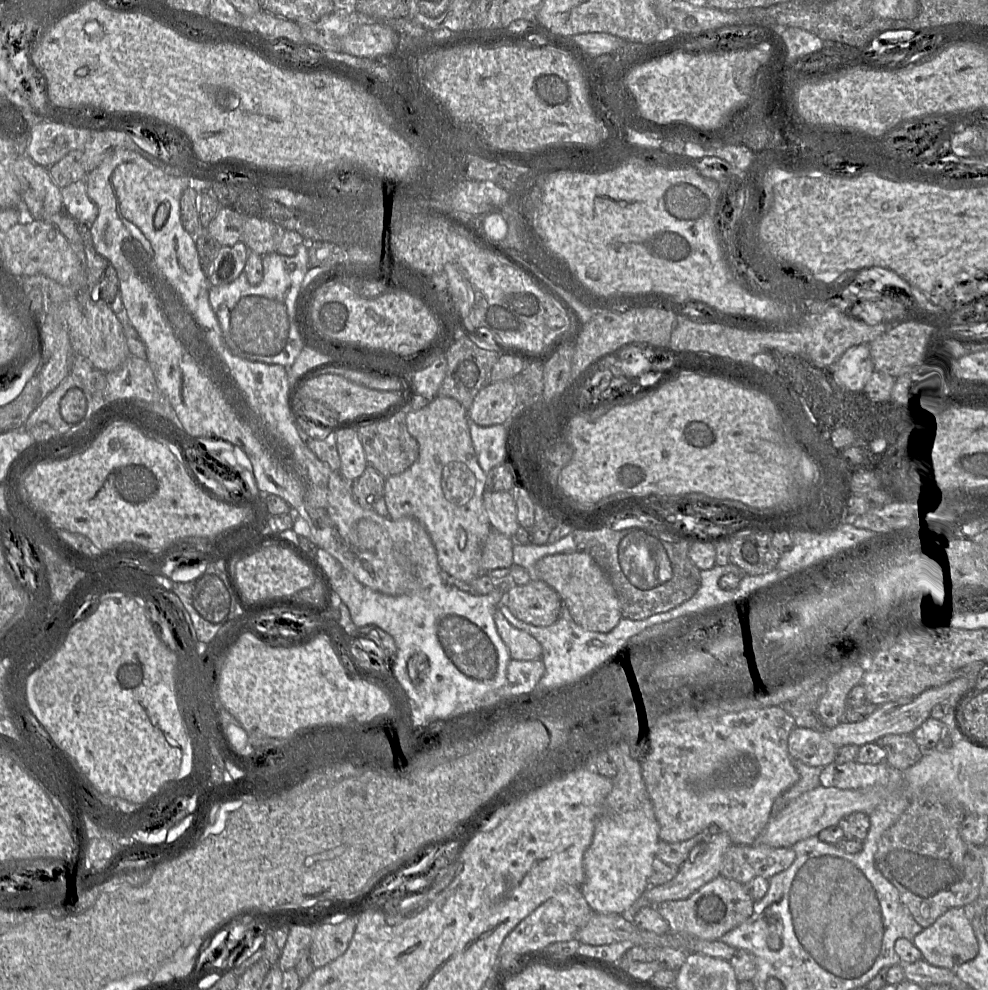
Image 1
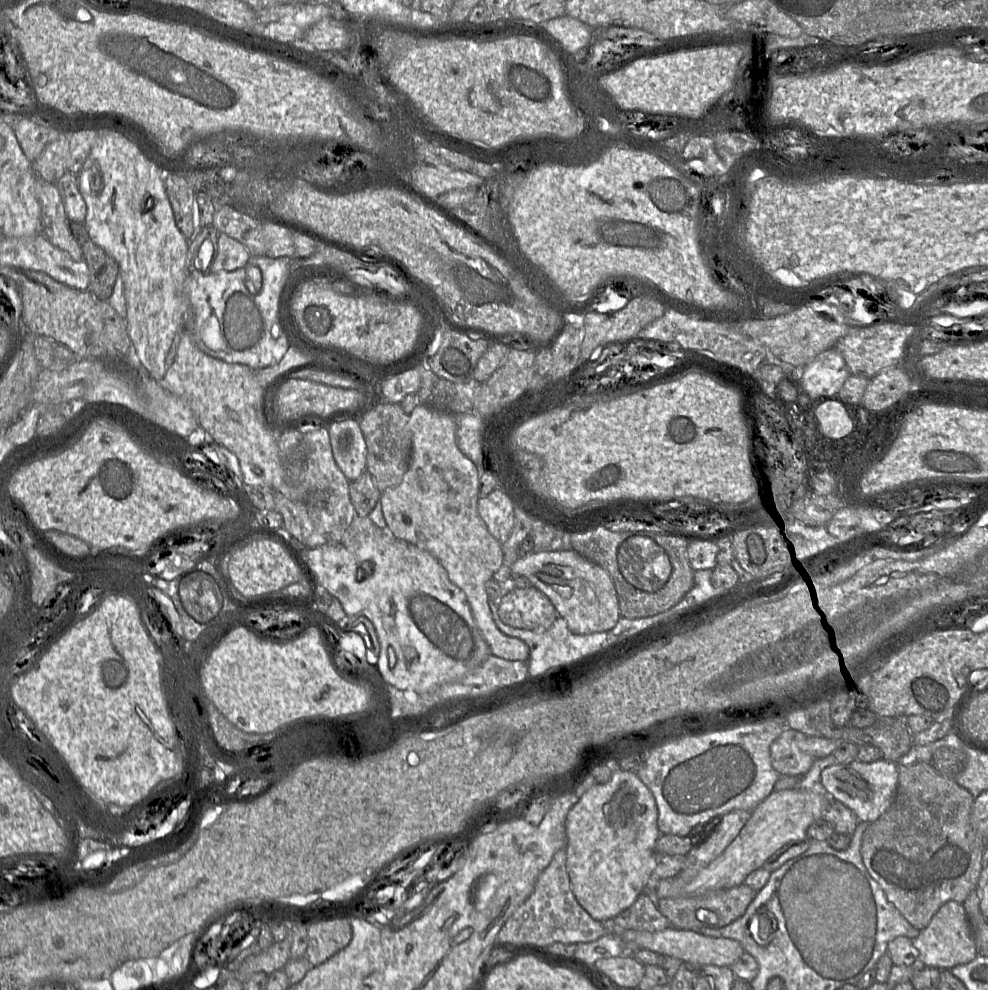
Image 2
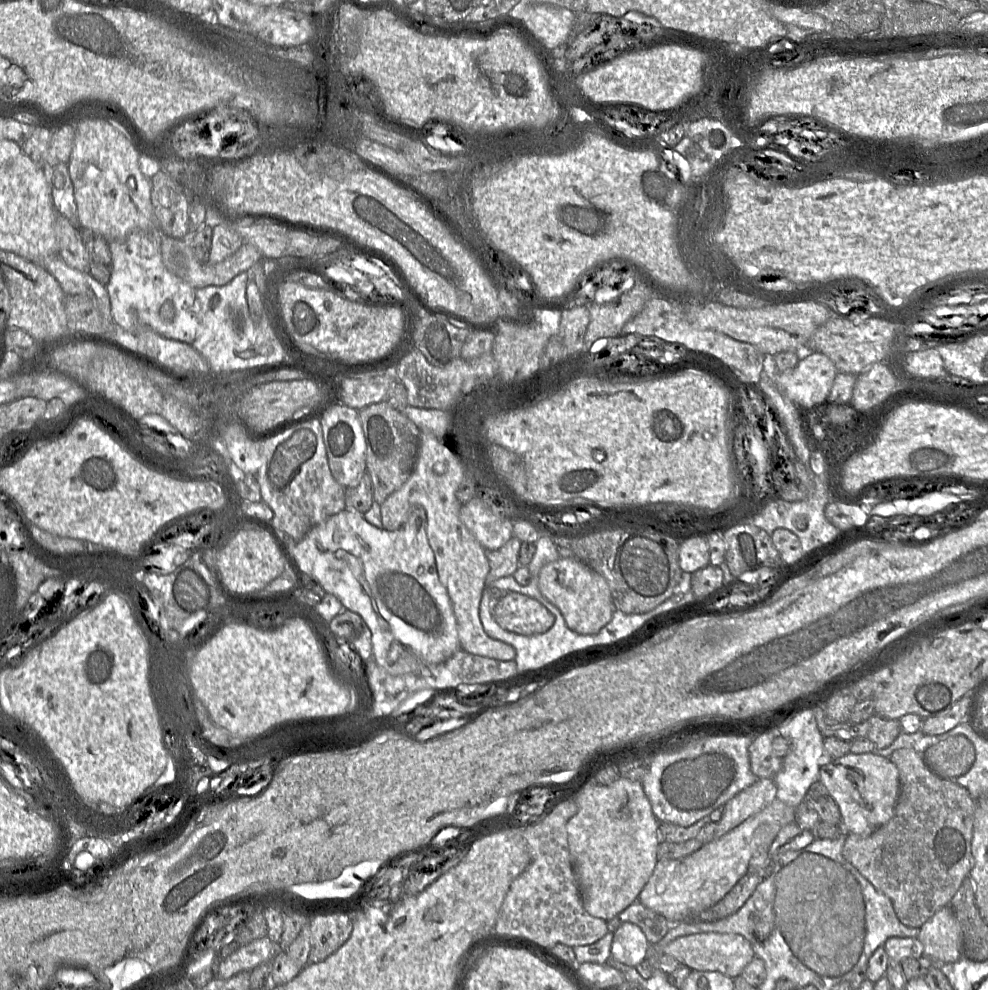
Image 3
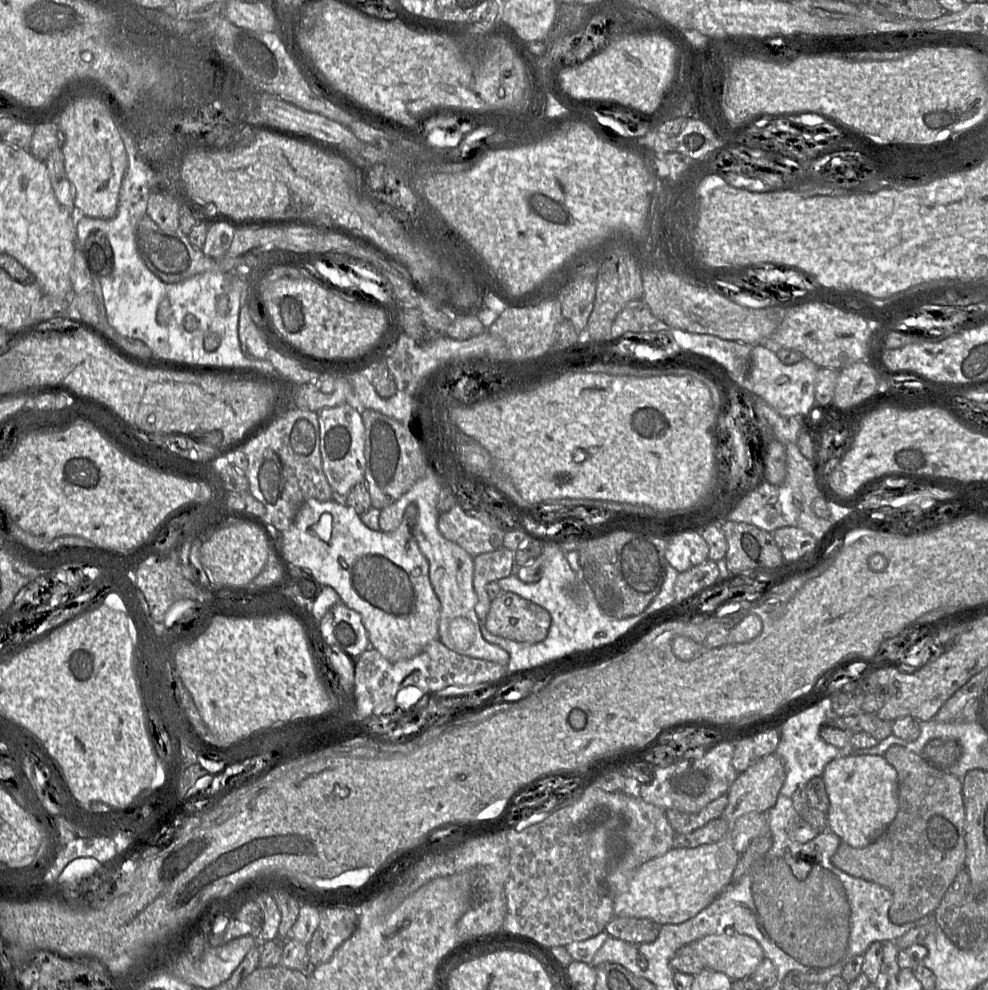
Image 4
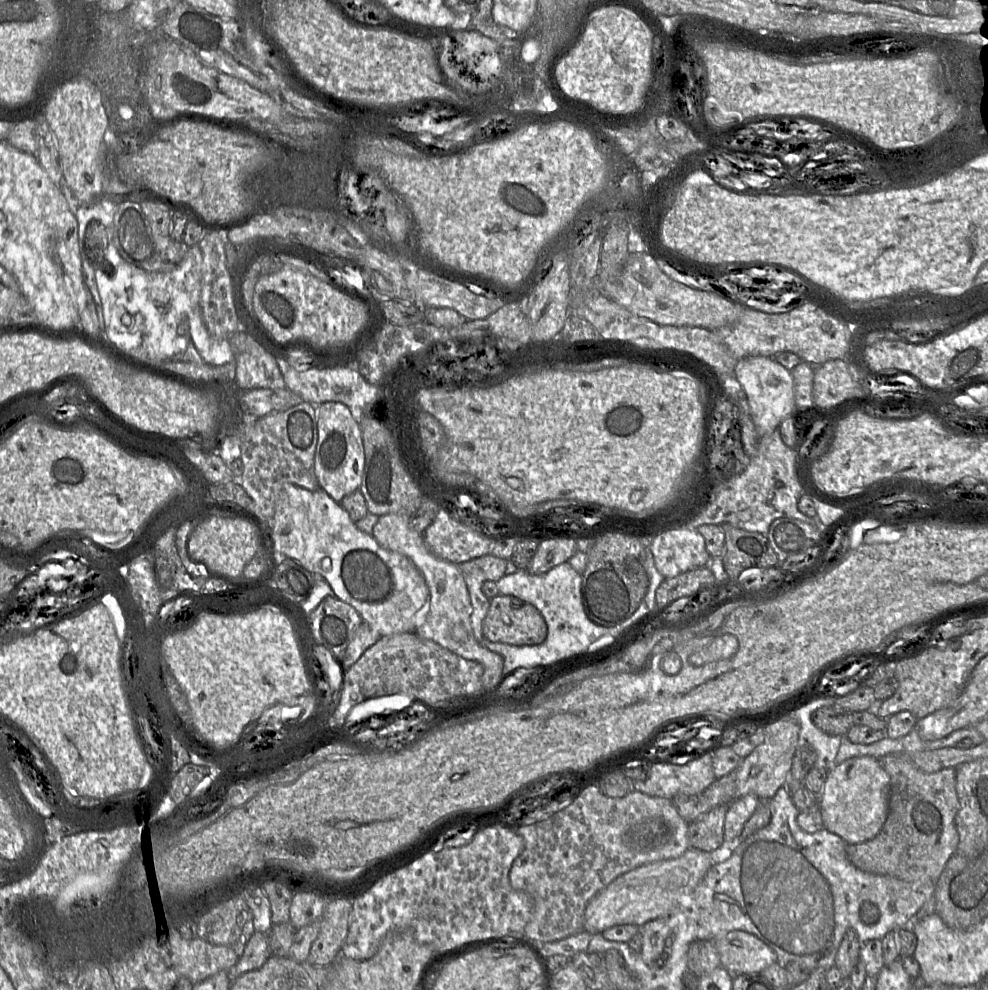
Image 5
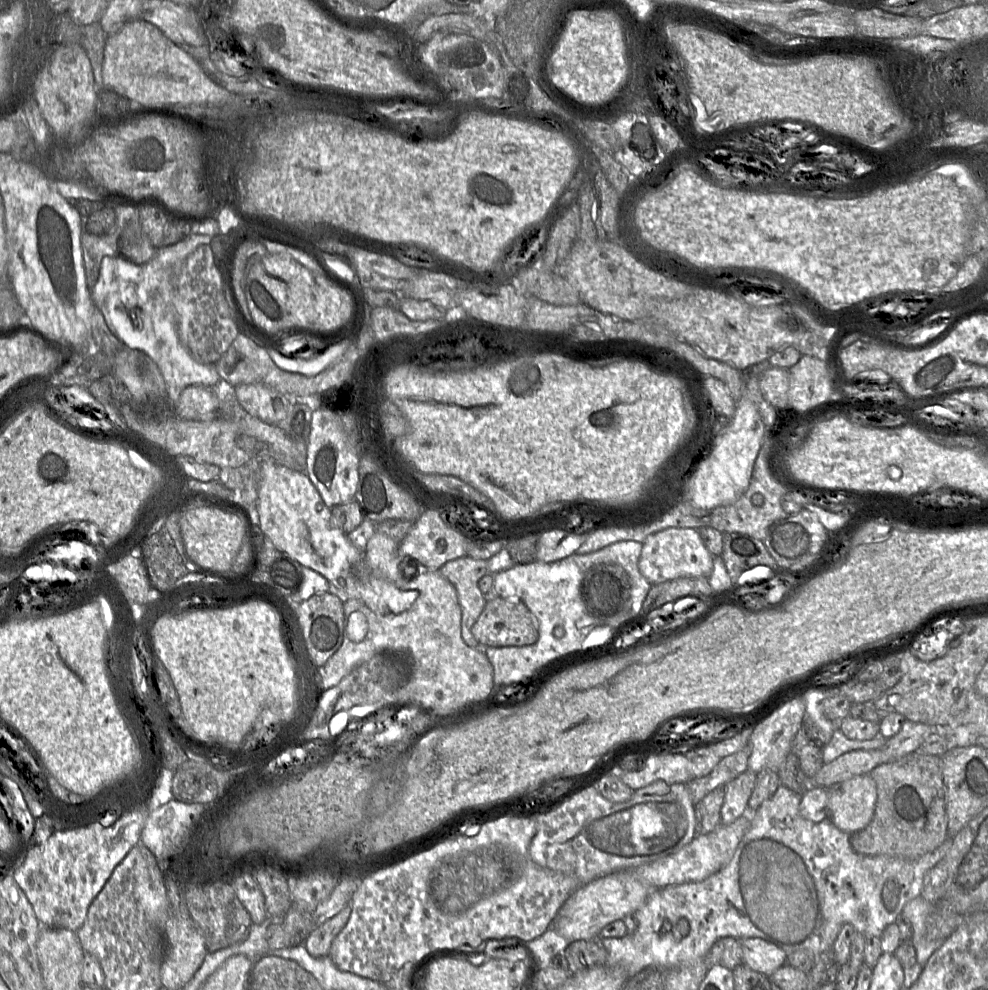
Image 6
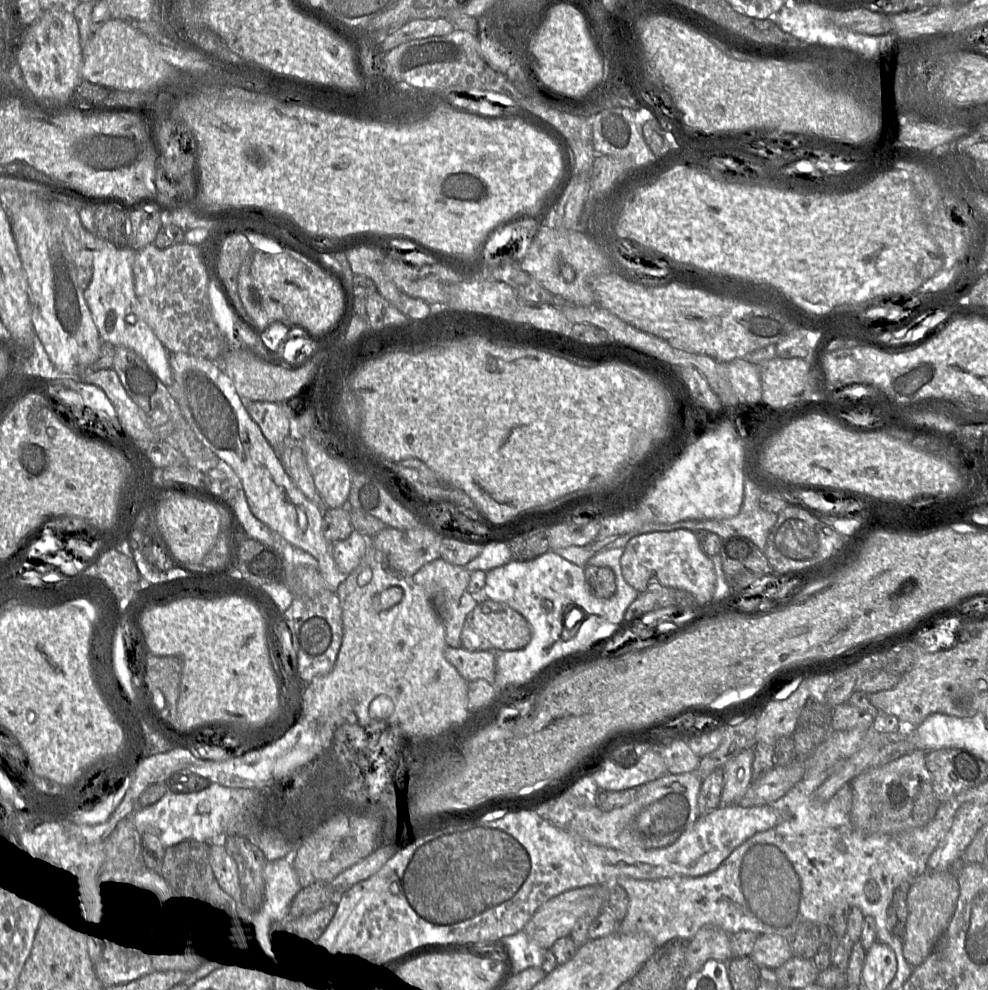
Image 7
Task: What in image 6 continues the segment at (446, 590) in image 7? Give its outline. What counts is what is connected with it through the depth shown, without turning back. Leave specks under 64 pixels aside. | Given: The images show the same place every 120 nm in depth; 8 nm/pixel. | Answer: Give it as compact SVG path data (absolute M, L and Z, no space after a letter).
M464 556L445 563L439 572L456 589L462 612L461 636L467 646L475 648L479 643L472 634L472 626L487 603L478 587L479 580L489 573L487 560Z

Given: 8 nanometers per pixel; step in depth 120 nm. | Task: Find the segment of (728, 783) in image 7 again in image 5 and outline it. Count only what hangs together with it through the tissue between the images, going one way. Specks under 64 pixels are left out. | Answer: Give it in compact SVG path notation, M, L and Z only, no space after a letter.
M752 794L735 798L728 806L724 821L724 839L727 845L734 845L740 837L746 822L755 812L759 799Z

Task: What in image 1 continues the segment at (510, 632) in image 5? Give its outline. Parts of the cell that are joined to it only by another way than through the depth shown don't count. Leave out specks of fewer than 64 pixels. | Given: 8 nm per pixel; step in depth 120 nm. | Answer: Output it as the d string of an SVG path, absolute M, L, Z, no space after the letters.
M532 579L526 585L516 585L506 594L510 612L522 622L547 627L561 615L562 599L547 583Z

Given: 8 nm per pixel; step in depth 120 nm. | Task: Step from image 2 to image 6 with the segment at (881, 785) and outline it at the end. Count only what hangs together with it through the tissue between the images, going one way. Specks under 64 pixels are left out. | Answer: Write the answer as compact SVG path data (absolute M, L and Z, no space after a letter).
M863 774L829 789L829 819L848 835L860 831L871 822L877 800L875 781Z

